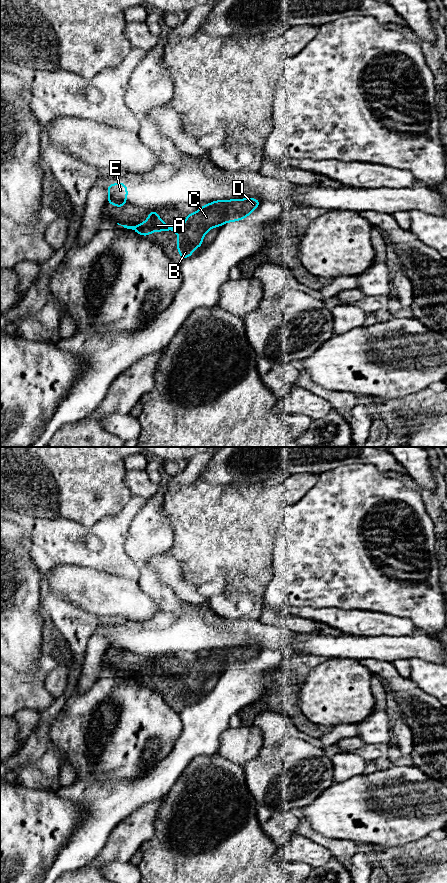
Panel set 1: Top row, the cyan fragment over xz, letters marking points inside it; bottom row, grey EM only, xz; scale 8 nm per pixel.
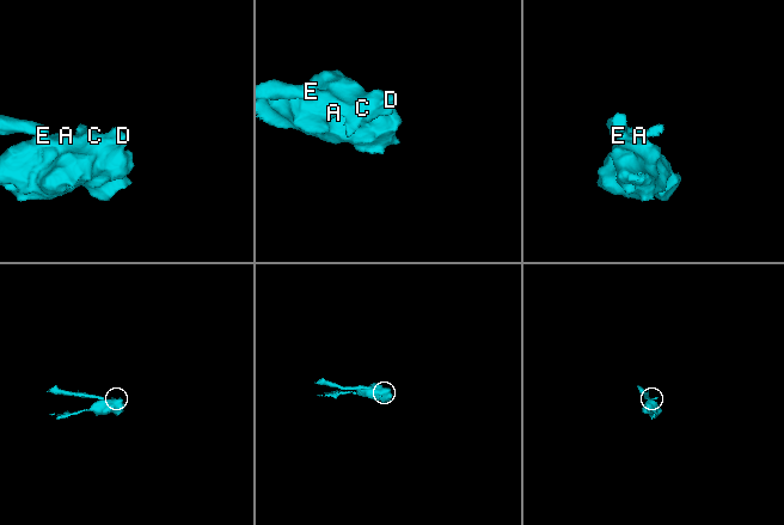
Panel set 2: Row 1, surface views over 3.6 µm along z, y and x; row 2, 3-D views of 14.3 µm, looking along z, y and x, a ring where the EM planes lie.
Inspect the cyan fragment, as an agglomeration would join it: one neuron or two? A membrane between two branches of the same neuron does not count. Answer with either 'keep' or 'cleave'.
cleave

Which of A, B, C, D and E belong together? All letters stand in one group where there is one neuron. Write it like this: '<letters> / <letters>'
A B C D / E

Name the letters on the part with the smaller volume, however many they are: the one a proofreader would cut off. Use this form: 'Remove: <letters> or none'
Remove: E

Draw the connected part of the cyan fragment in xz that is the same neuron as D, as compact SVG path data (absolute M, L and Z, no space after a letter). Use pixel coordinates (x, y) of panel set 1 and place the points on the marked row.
M256 198L213 201L201 206L195 213L186 214L186 221L181 226L166 225L157 211L148 211L149 218L139 225L121 226L146 237L156 231L175 231L178 234L178 253L185 260L194 255L193 249L198 249L203 244L203 237L209 230L216 226L221 227L227 222L247 218L258 208L260 202Z

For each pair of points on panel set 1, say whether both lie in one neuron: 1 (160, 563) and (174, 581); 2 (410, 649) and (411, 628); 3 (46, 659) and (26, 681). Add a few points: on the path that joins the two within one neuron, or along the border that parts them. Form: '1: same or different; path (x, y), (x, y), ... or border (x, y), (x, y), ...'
1: same; path (164, 567), (173, 577)
2: different; border (418, 631), (413, 634), (388, 636)
3: same; path (45, 665), (32, 679)

